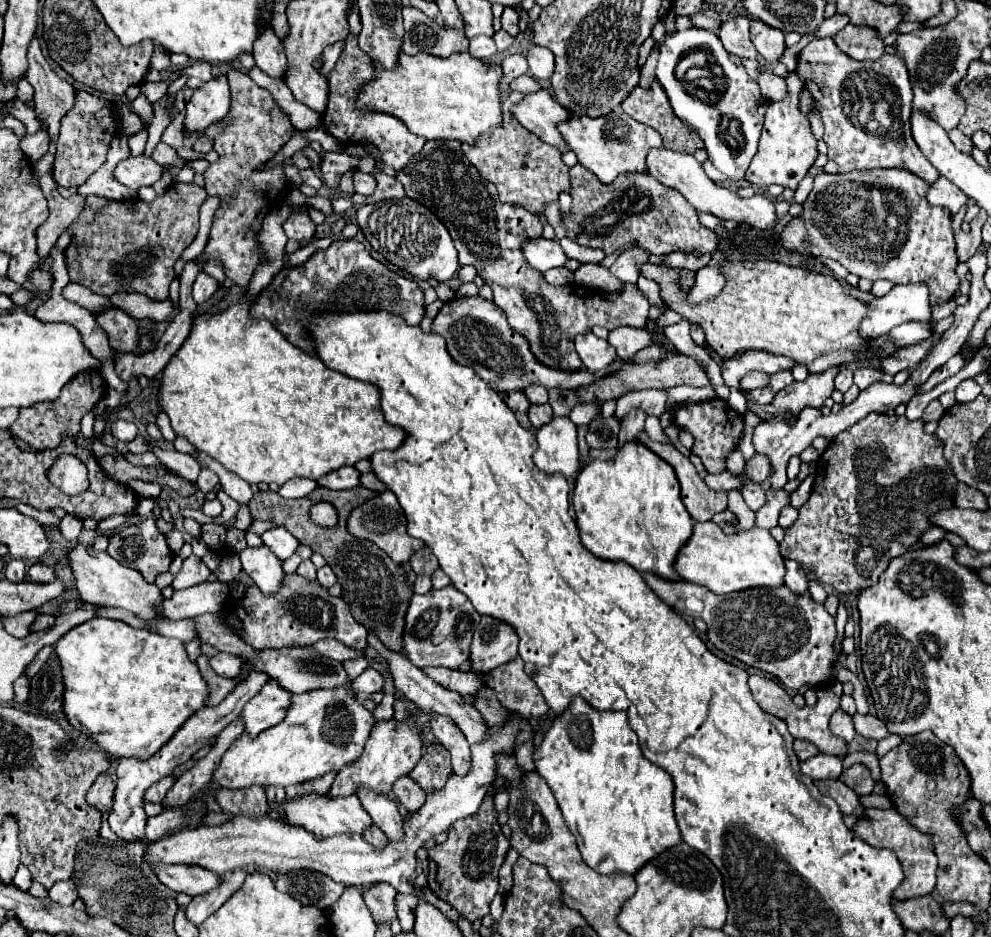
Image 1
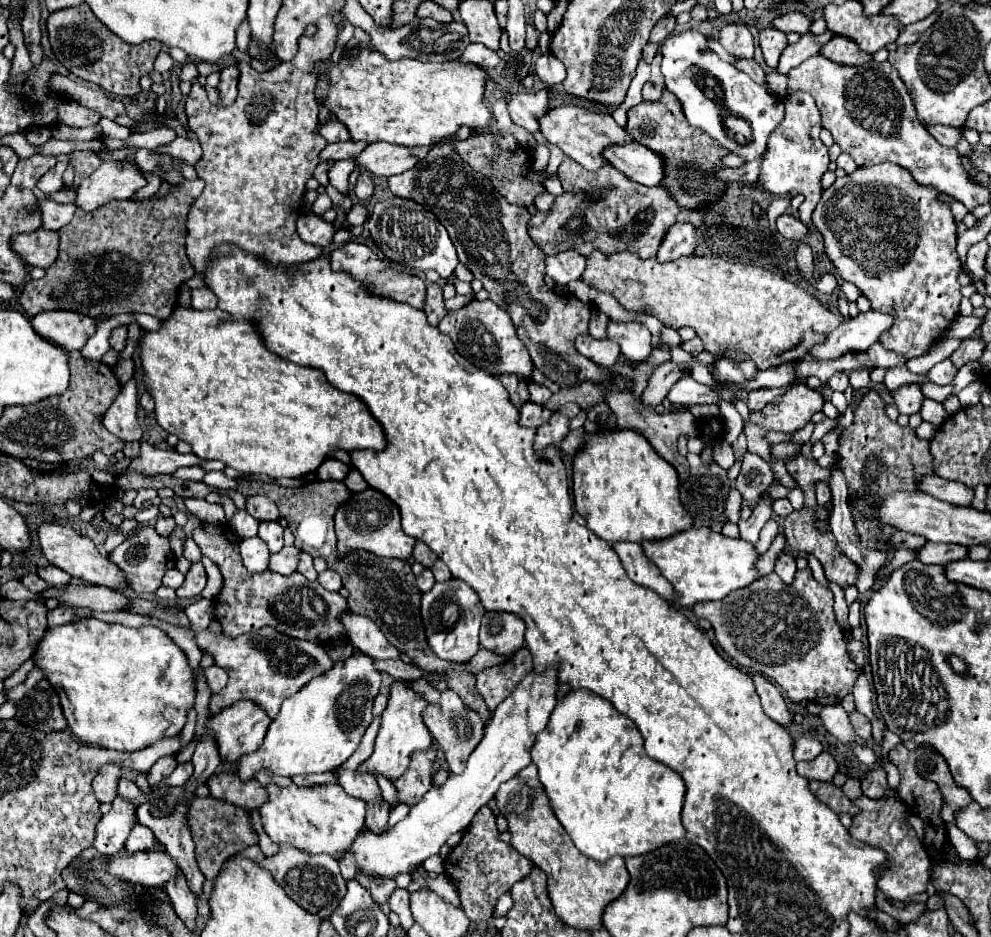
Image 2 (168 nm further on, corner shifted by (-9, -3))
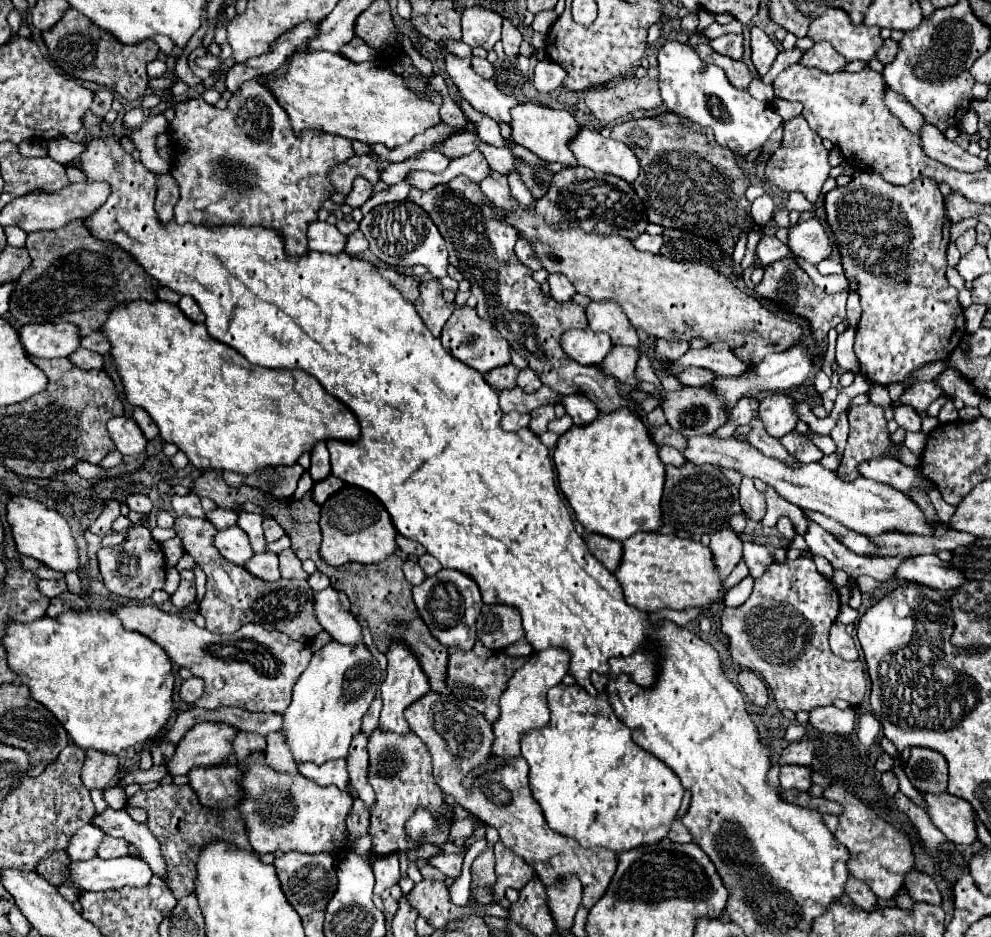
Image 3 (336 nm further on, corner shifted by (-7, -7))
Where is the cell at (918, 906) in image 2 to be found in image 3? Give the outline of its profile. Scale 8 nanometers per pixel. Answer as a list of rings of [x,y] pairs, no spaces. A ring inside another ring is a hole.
[[[850,878],[846,882],[846,896],[850,896],[864,910],[876,910],[878,908],[878,896],[862,880]]]

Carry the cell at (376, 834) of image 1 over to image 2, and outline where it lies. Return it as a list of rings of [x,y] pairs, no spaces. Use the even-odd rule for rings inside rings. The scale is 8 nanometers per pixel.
[[[386,800],[382,802],[368,802],[366,804],[366,830],[380,834],[386,828],[390,814],[390,804]]]

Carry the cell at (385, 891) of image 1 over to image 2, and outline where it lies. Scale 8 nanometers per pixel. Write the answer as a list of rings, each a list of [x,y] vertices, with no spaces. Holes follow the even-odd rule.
[[[356,874],[356,880],[366,888],[366,890],[370,890],[372,892],[372,896],[374,896],[374,900],[378,902],[378,904],[384,904],[388,898],[390,898],[390,892],[394,892],[394,888],[396,888],[396,882],[392,880],[392,878],[374,878],[374,876],[366,876],[366,874]]]

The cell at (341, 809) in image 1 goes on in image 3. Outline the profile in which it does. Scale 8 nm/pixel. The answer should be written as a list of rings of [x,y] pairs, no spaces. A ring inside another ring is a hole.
[[[262,754],[250,756],[246,768],[248,772],[244,770],[242,780],[246,800],[238,808],[248,824],[250,844],[258,854],[298,850],[304,854],[328,852],[334,858],[344,856],[346,818],[354,804],[350,792],[340,792],[336,786],[318,786],[304,776],[278,774],[266,764]]]

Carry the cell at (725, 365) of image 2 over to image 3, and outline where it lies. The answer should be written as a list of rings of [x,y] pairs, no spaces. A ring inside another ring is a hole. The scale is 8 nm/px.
[[[688,368],[682,374],[678,374],[678,380],[684,382],[684,386],[702,386],[702,384],[712,384],[716,376],[708,374],[708,370],[702,368]]]

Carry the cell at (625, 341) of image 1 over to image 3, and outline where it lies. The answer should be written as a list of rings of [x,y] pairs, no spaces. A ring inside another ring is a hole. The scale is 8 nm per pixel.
[[[590,302],[586,308],[588,324],[594,332],[604,332],[612,338],[616,346],[638,348],[640,340],[630,320],[624,316],[616,302]]]

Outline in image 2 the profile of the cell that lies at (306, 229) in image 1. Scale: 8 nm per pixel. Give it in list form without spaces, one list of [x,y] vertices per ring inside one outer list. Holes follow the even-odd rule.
[[[308,212],[308,214],[302,214],[298,218],[298,234],[304,242],[310,242],[310,244],[316,244],[320,248],[326,248],[332,244],[332,238],[334,238],[334,226],[330,222],[326,222],[324,218],[316,216],[314,212]]]

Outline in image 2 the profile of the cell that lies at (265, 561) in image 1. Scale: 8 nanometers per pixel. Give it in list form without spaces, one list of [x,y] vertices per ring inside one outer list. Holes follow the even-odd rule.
[[[258,536],[240,540],[240,542],[238,542],[238,548],[240,548],[242,562],[244,562],[244,566],[246,566],[250,572],[264,572],[264,570],[268,570],[270,552],[268,552],[266,544],[262,544],[262,540],[260,540]]]

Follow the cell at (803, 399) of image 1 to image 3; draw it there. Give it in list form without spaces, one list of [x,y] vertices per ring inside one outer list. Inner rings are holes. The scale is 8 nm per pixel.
[[[770,394],[760,402],[759,417],[770,436],[782,438],[796,428],[796,404],[790,394]]]

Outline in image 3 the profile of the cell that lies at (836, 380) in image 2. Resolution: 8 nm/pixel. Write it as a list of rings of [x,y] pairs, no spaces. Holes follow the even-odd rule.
[[[820,370],[820,372],[816,372],[816,376],[814,376],[814,388],[816,388],[816,392],[818,392],[818,394],[824,394],[824,392],[828,392],[828,390],[830,390],[830,386],[832,386],[830,376],[828,376],[828,374],[824,374],[822,370]]]

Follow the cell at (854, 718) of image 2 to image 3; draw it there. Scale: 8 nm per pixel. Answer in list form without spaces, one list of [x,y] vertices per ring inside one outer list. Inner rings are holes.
[[[820,706],[810,712],[810,724],[828,734],[848,736],[856,730],[858,716],[852,708],[840,710],[836,706]]]

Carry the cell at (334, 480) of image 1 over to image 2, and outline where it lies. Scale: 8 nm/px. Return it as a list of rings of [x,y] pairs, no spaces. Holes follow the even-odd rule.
[[[326,460],[326,464],[320,464],[320,468],[316,470],[316,476],[320,480],[342,480],[348,474],[348,466],[344,462],[338,460]]]

